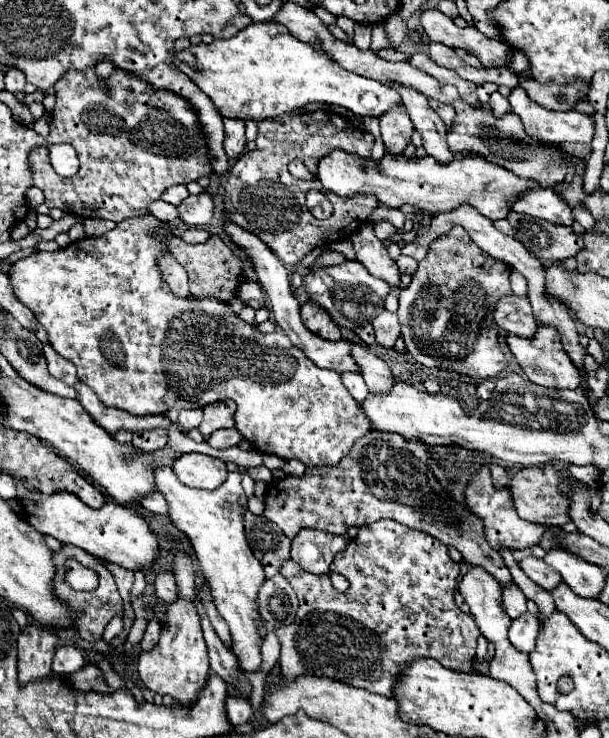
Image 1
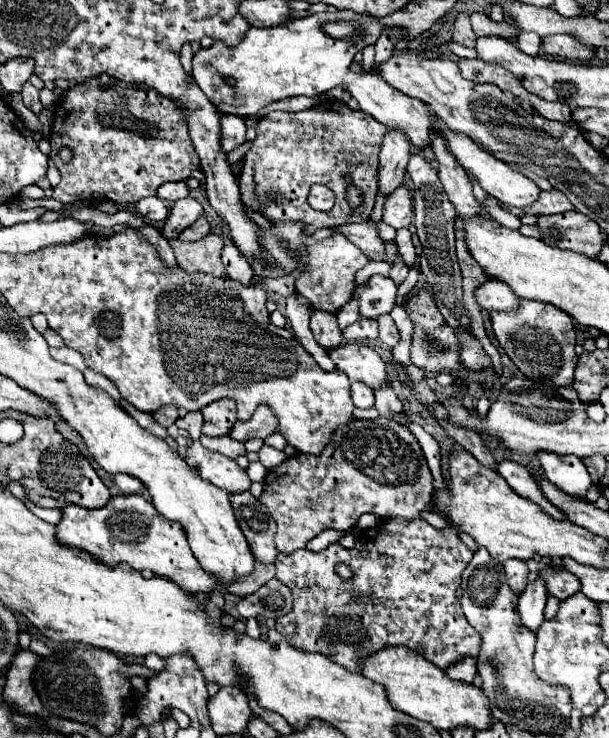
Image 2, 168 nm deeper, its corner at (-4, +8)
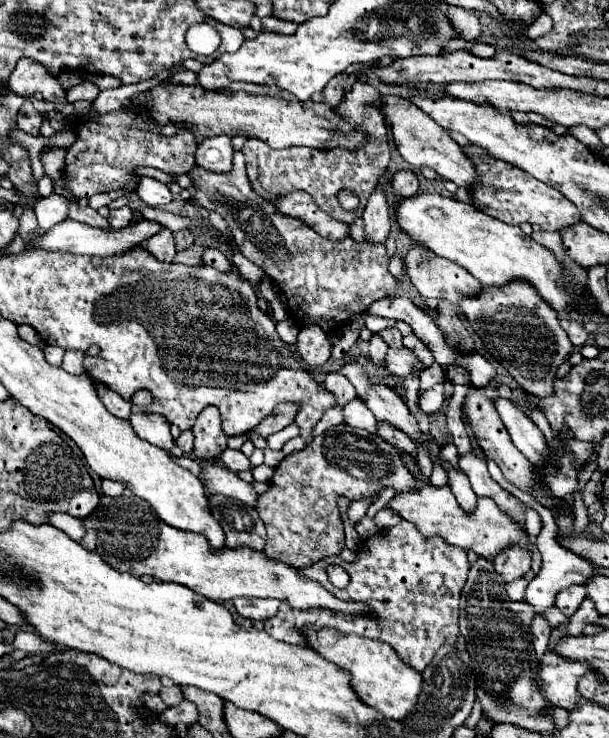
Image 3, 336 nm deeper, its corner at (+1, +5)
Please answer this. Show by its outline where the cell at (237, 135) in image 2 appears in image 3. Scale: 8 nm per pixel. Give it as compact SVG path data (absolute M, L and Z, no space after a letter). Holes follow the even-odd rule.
M206 137L196 149L196 165L212 173L226 173L232 169L234 149L230 137Z

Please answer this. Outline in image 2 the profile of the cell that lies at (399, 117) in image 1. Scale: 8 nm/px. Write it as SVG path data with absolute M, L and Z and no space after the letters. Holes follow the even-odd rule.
M387 128L379 154L379 190L391 194L403 180L411 154L411 142L399 128Z

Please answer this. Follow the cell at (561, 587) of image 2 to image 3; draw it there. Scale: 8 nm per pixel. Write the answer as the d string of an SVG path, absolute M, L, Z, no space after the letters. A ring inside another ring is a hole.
M574 585L570 589L562 589L562 593L558 593L556 597L556 607L564 613L564 615L574 615L574 611L580 607L580 603L586 599L586 589L580 585Z

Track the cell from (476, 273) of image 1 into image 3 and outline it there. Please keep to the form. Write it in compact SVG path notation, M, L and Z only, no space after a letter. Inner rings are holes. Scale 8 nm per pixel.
M402 347L402 349L388 349L386 359L384 359L384 369L394 373L396 377L408 377L412 369L420 373L420 361L416 359L414 351Z

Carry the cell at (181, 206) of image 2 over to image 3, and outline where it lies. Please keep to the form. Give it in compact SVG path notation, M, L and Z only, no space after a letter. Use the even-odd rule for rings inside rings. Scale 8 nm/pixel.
M164 229L162 233L150 237L150 241L146 241L146 251L150 251L158 261L166 261L172 263L176 249L174 249L174 239L172 239L172 231Z

